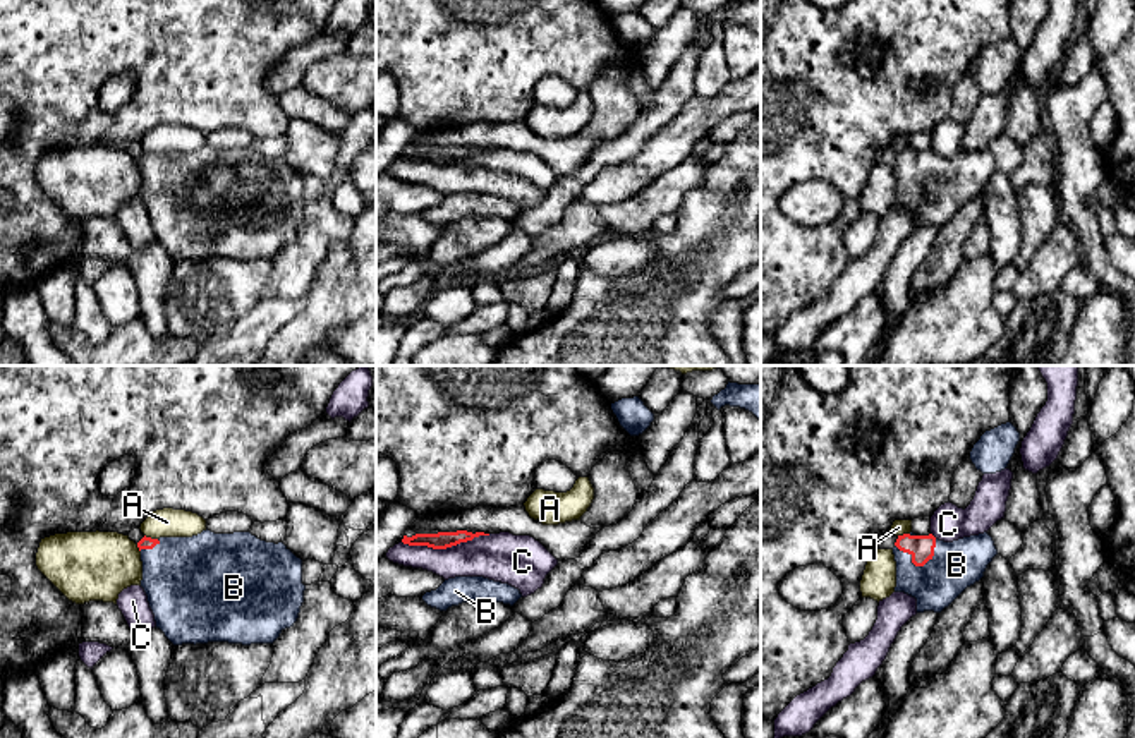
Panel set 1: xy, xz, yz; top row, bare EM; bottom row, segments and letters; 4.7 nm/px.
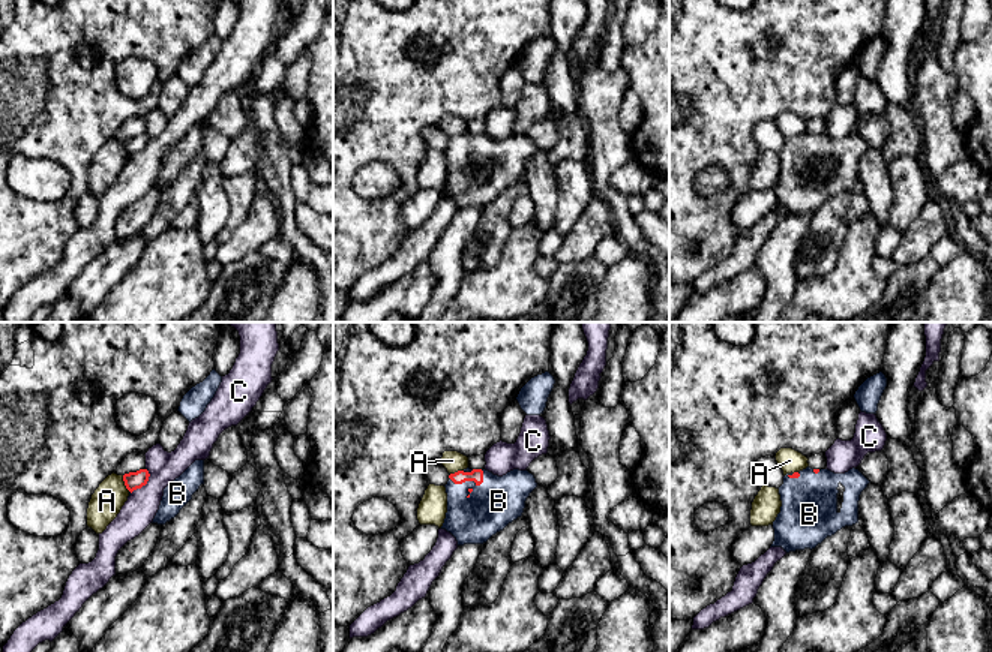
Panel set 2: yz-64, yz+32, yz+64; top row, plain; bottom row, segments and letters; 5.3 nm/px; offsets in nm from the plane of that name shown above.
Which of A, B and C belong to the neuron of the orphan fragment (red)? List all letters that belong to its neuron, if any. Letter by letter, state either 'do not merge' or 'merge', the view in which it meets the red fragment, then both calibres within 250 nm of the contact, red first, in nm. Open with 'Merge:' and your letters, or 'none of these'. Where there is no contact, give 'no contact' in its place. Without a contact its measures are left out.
Merge: B
A: do not merge; meets red in xy; 60 nm thick on the red side, 140 nm on the other
B: merge; meets red in yz; 120 nm thick on the red side, 220 nm on the other
C: do not merge; meets red in xz; 80 nm thick on the red side, 220 nm on the other

